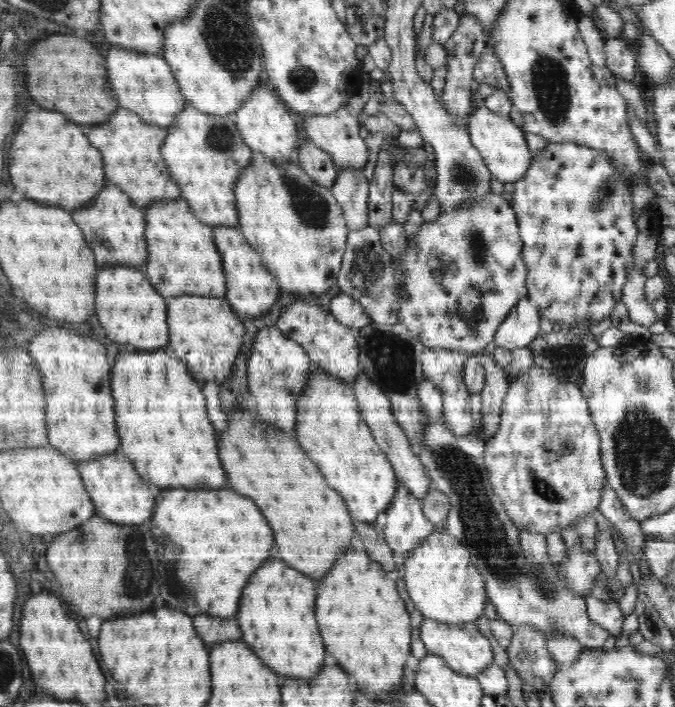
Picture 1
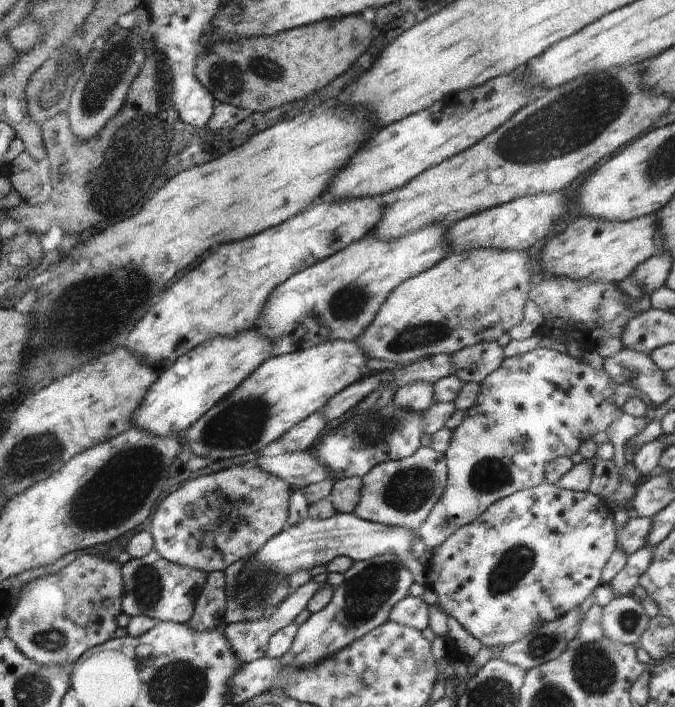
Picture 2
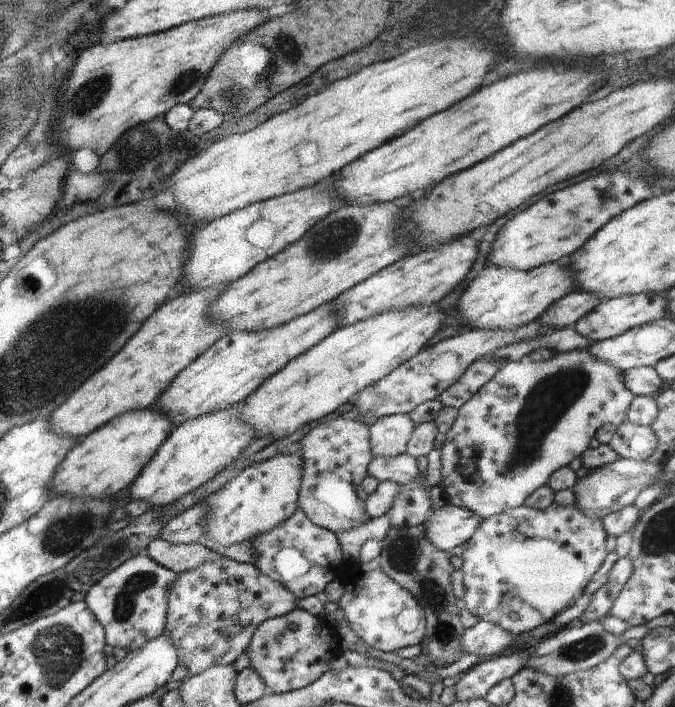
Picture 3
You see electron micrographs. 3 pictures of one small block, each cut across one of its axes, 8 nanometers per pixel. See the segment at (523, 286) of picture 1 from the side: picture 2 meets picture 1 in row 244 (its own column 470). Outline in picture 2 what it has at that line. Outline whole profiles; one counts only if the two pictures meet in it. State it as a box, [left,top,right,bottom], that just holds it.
[416,348,622,551]

